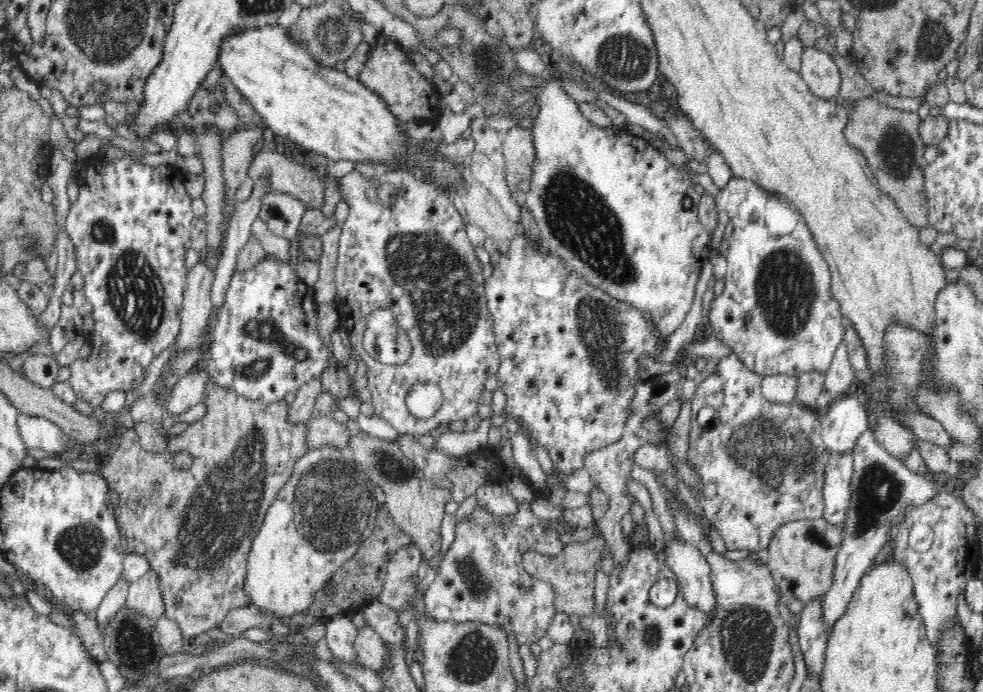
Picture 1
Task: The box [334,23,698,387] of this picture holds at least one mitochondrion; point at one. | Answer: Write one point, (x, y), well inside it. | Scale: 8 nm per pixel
(429, 270)

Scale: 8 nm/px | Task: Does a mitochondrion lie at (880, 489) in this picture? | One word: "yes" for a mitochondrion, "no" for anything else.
yes

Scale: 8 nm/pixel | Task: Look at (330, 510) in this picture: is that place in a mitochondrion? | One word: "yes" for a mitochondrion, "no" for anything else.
yes

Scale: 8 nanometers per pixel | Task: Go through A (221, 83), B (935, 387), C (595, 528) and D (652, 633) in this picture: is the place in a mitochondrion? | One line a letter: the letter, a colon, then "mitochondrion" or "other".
A: other
B: other
C: other
D: mitochondrion

